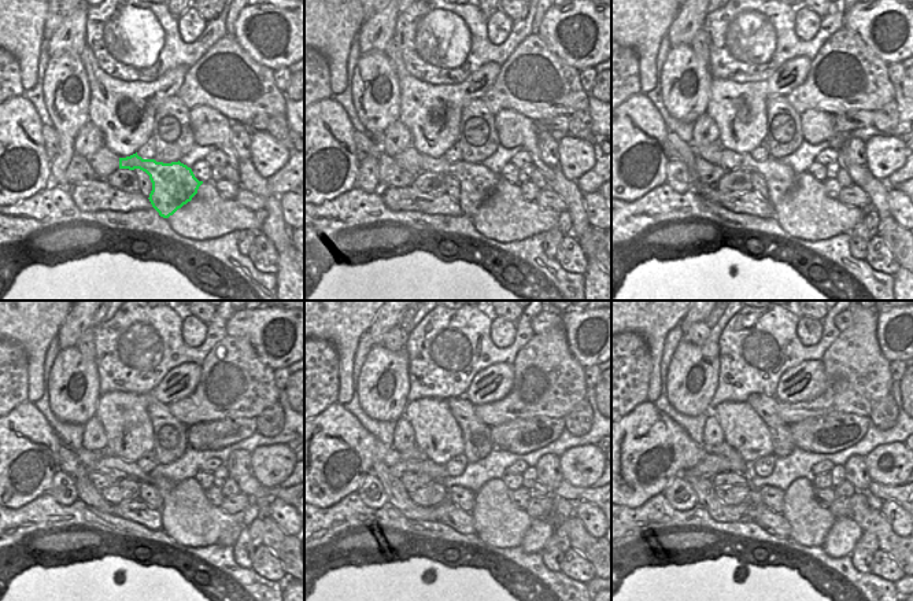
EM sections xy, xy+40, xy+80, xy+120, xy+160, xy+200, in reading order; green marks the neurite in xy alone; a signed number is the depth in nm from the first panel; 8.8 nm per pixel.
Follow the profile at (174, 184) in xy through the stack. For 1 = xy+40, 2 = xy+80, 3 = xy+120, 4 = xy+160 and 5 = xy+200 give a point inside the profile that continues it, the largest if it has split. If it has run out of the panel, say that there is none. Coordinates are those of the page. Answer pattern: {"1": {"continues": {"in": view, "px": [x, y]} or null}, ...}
{"1": {"continues": {"in": "xy+40", "px": [476, 181]}}, "2": {"continues": {"in": "xy+80", "px": [780, 179]}}, "3": {"continues": {"in": "xy+120", "px": [111, 465]}}, "4": {"continues": {"in": "xy+160", "px": [437, 472]}}, "5": {"continues": {"in": "xy+200", "px": [706, 468]}}}

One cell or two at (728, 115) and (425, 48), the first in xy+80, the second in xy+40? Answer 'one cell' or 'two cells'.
two cells

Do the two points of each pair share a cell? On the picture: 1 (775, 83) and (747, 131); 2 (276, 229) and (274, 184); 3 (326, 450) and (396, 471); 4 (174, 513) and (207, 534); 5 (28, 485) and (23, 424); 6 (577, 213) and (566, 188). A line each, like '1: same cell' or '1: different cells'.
1: same cell
2: different cells
3: different cells
4: same cell
5: same cell
6: same cell

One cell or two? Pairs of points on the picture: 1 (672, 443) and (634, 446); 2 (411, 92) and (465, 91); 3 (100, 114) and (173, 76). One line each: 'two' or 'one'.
1: one
2: one
3: one

